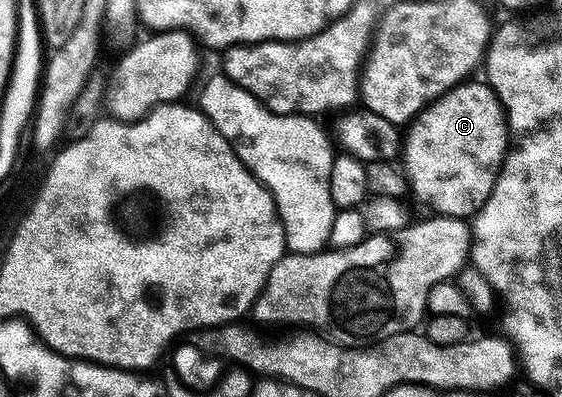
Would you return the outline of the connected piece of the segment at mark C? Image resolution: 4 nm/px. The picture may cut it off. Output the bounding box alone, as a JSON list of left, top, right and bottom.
[403,80,511,218]

